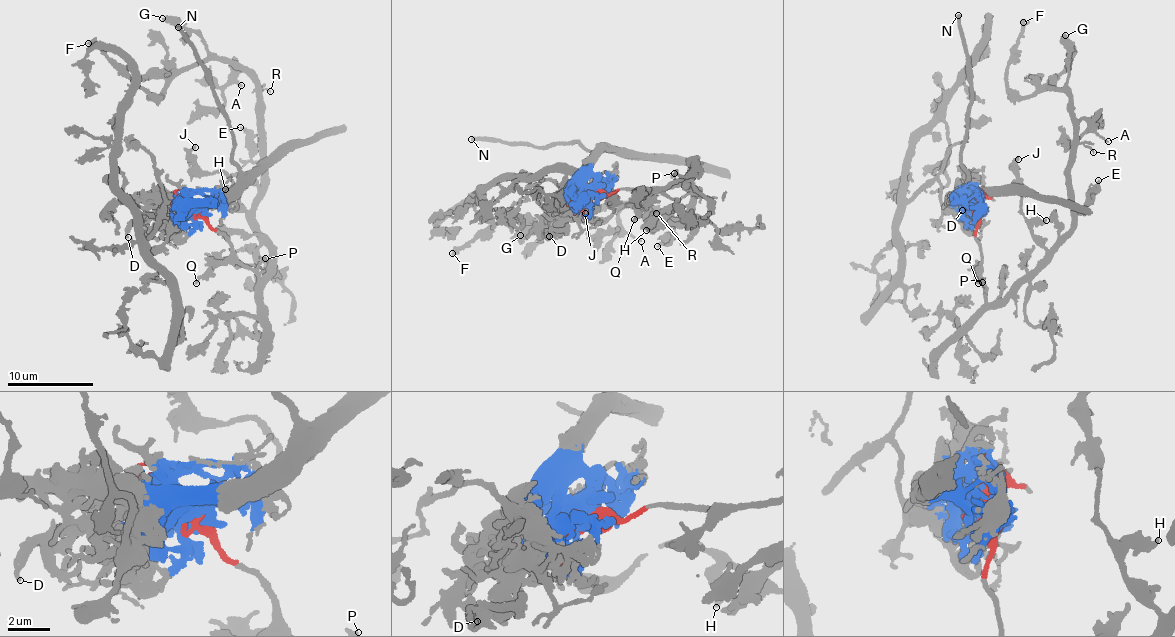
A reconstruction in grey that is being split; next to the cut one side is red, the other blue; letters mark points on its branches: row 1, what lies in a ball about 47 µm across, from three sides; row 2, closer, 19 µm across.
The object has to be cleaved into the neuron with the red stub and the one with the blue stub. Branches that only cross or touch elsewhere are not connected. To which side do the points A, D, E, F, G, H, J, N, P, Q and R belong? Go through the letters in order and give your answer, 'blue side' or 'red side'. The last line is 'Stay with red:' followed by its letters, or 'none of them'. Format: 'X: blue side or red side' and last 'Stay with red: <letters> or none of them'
A: red side
D: blue side
E: red side
F: red side
G: red side
H: red side
J: red side
N: blue side
P: red side
Q: red side
R: red side
Stay with red: A, E, F, G, H, J, P, Q, R

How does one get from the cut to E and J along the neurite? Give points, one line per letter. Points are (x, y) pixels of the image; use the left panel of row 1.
E: (198, 210), (225, 236), (231, 254), (265, 277), (270, 250), (253, 217), (261, 164), (252, 160), (240, 126)
J: (198, 210), (225, 236), (231, 254), (265, 277), (270, 250), (231, 178), (203, 172), (194, 146)

